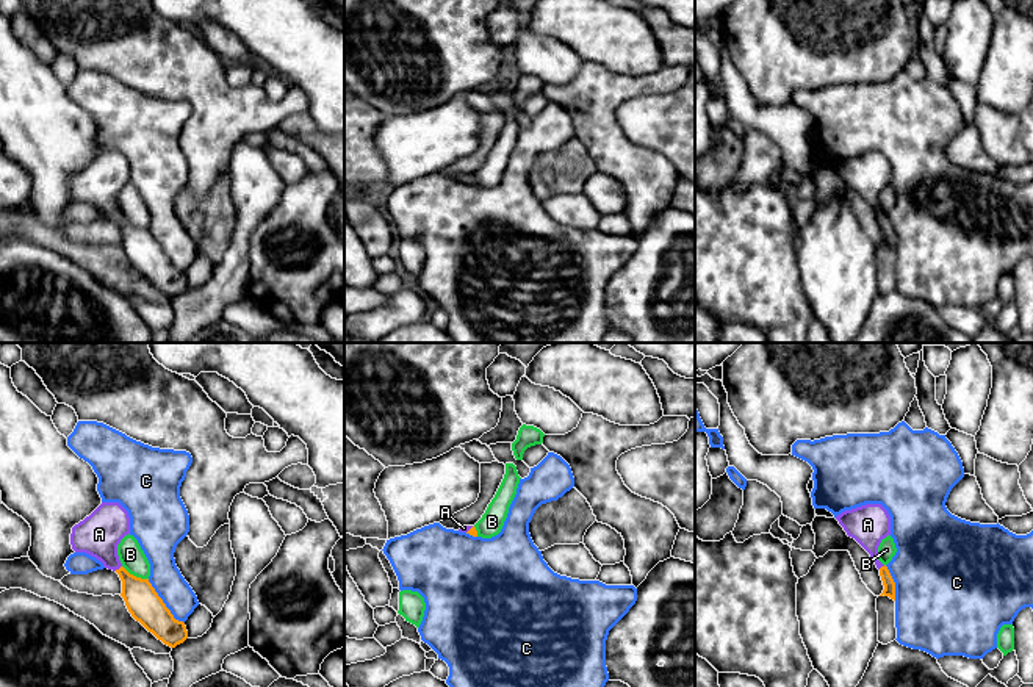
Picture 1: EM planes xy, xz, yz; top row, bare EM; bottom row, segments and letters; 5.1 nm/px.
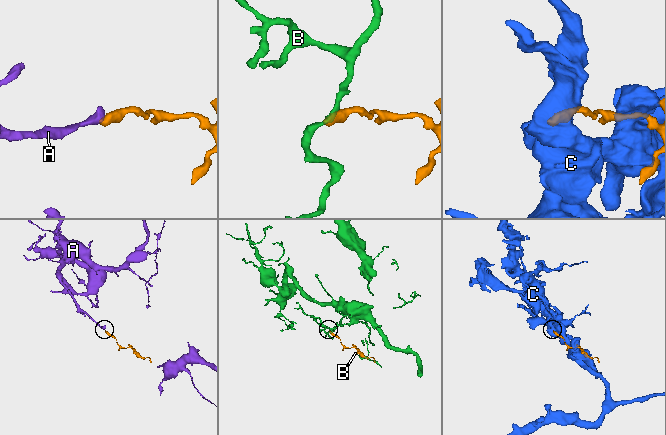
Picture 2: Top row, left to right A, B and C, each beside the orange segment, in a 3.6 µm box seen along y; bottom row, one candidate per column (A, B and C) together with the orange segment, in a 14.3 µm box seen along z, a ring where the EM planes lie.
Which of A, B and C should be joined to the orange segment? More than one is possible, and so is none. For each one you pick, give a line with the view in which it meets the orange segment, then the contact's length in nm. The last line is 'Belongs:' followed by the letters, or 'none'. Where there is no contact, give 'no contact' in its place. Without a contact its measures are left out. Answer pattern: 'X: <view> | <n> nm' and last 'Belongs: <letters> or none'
A: xy | 50 nm
Belongs: A

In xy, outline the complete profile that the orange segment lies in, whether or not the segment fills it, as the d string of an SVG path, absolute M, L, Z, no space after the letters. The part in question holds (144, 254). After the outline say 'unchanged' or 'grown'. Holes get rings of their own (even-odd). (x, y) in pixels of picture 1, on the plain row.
M102 152L72 177L70 194L75 202L86 202L116 221L131 266L164 294L175 297L188 288L185 272L174 268L149 228L130 224L119 210L117 194L128 183L128 161L119 152Z | grown

